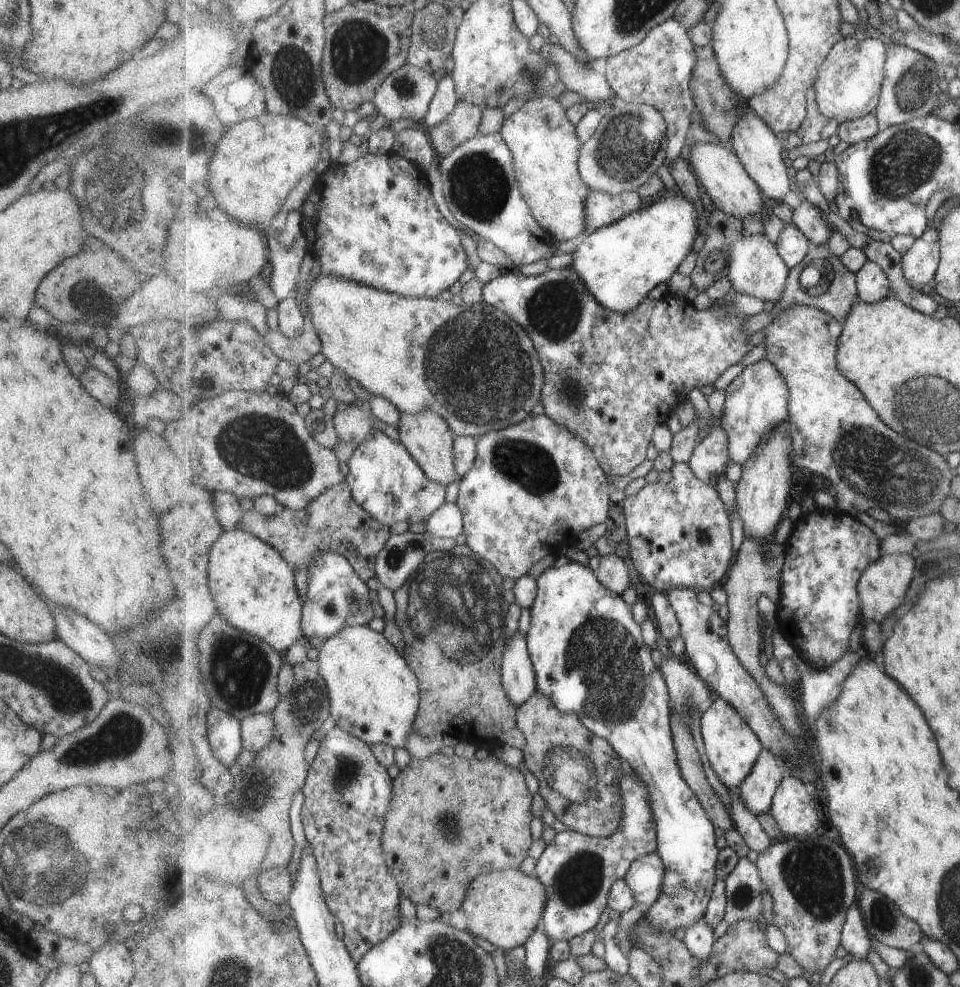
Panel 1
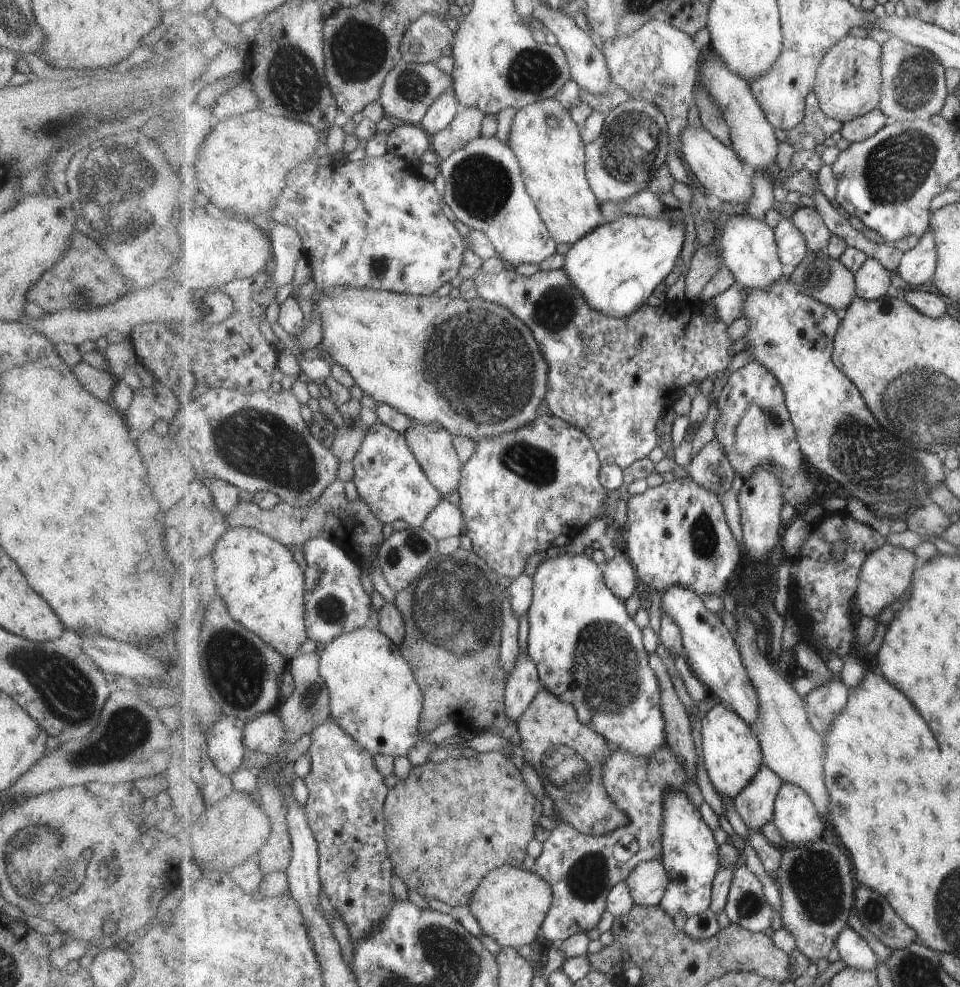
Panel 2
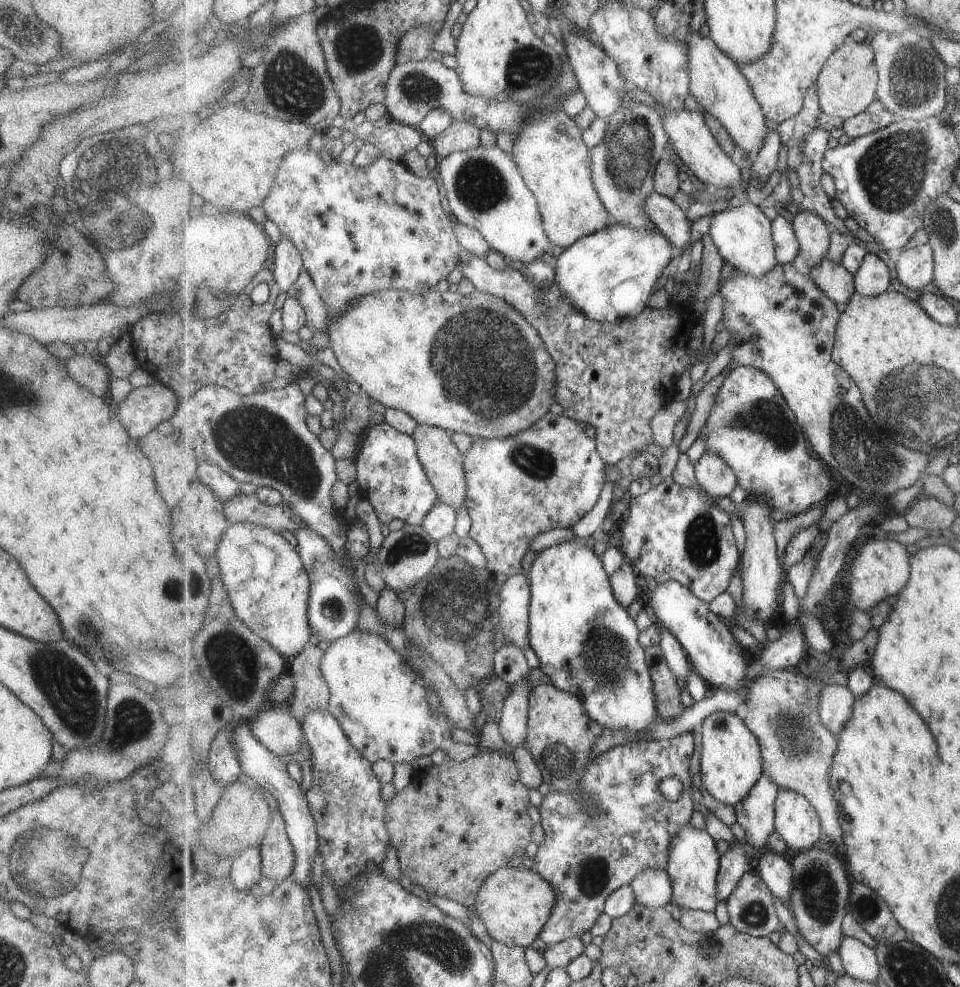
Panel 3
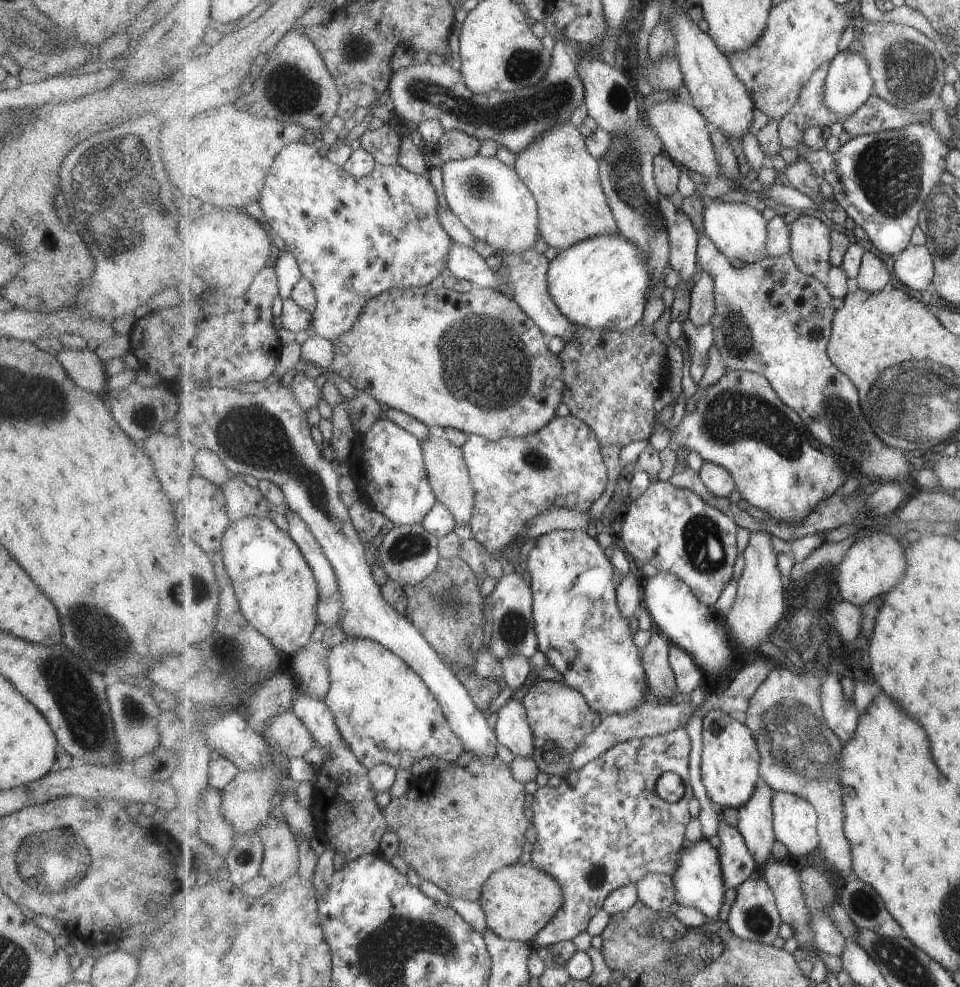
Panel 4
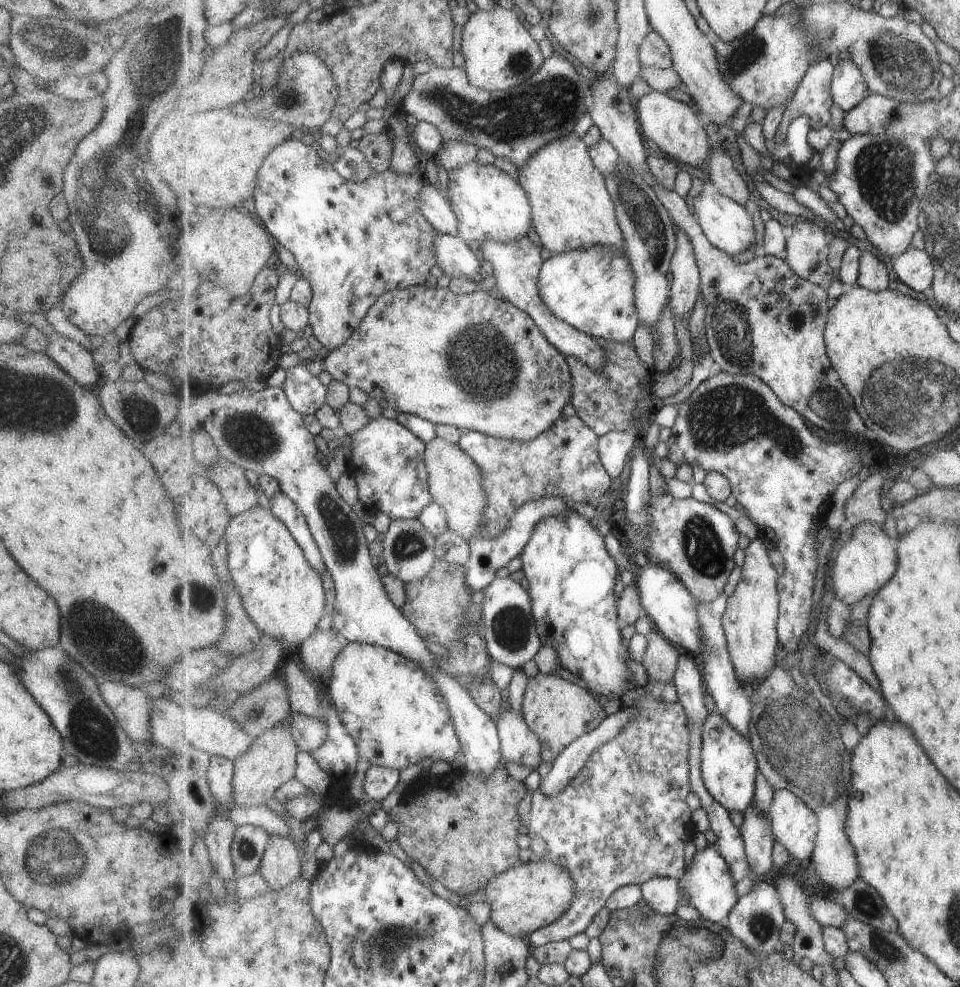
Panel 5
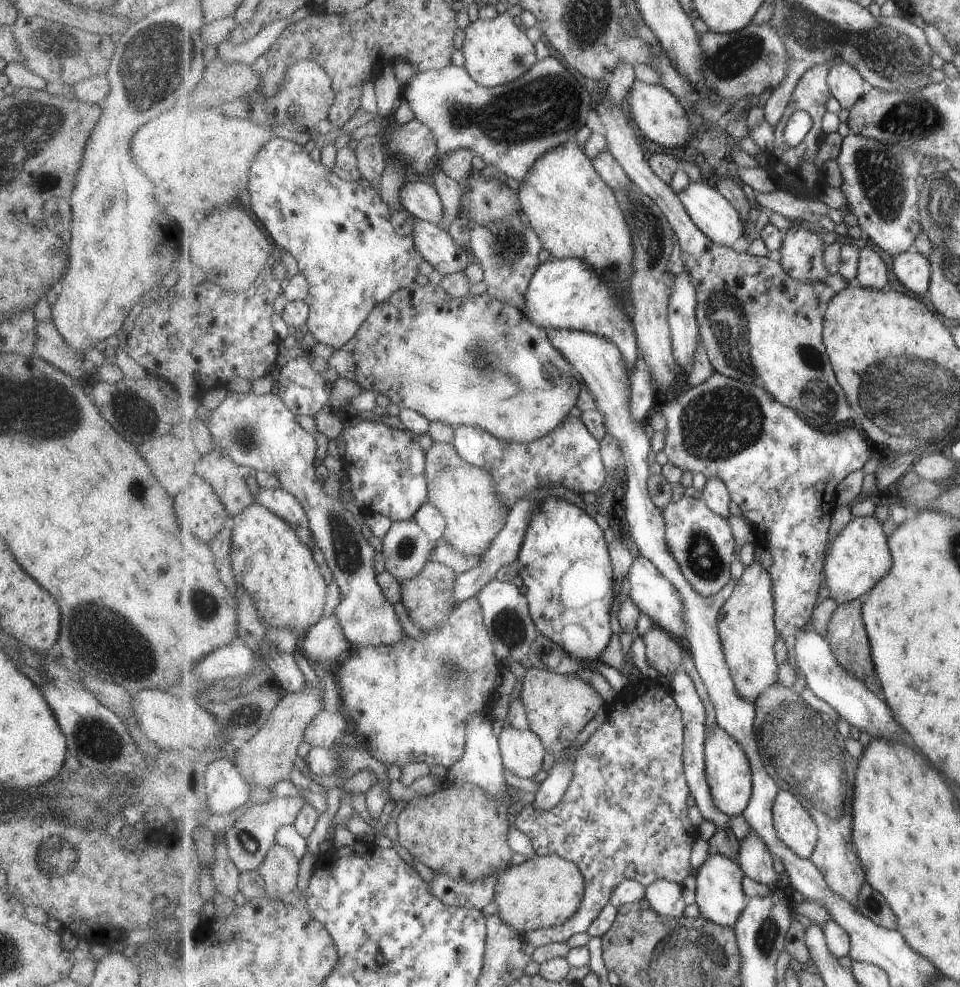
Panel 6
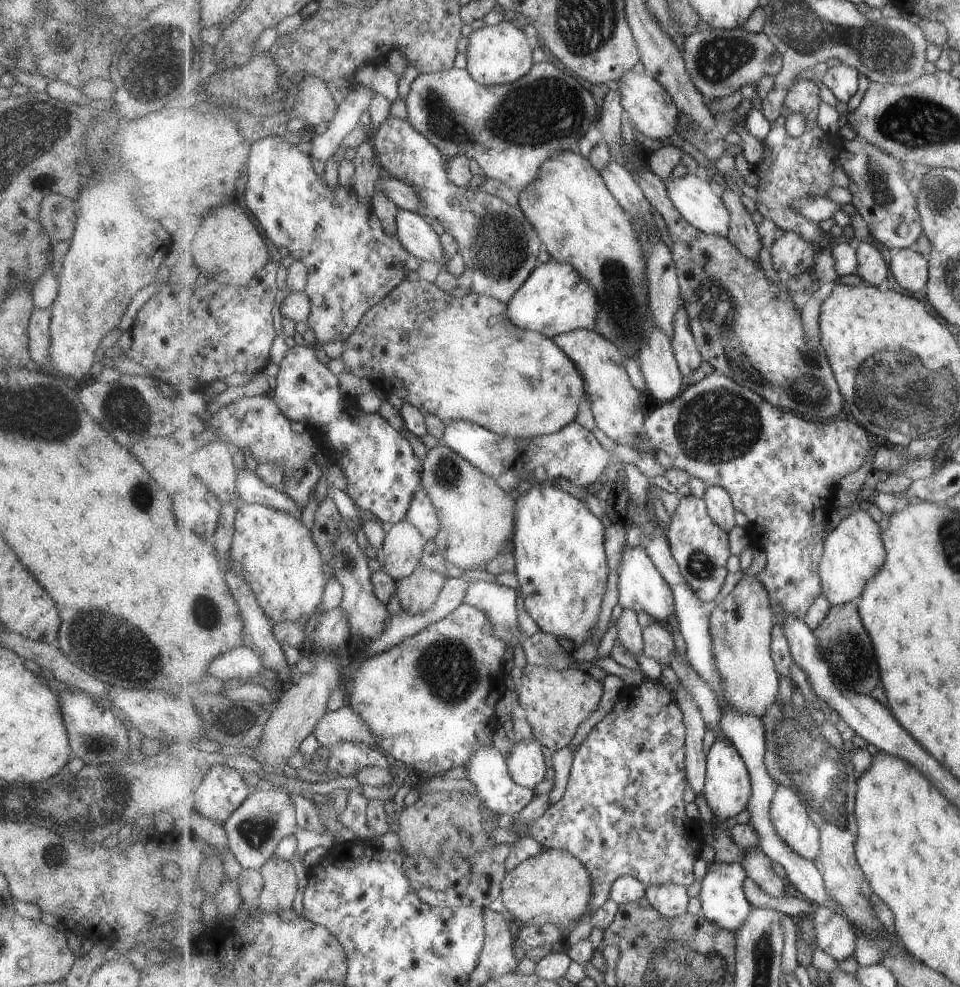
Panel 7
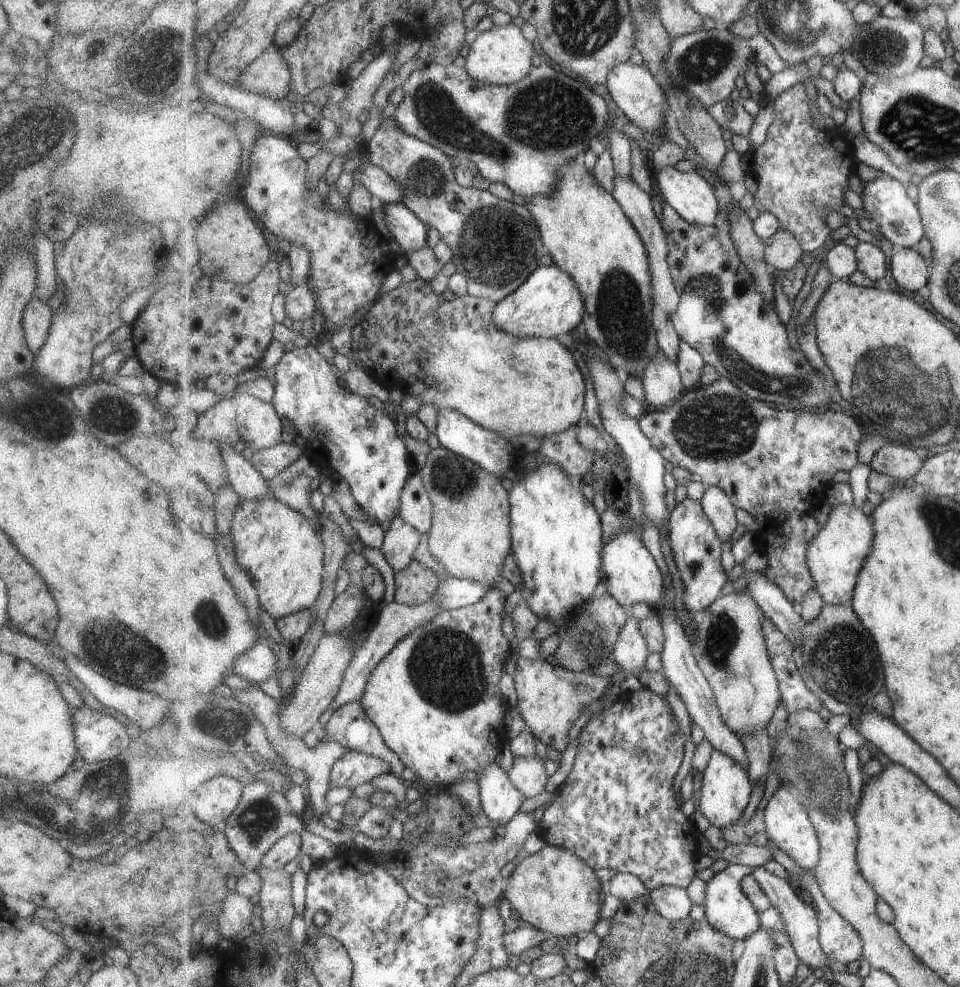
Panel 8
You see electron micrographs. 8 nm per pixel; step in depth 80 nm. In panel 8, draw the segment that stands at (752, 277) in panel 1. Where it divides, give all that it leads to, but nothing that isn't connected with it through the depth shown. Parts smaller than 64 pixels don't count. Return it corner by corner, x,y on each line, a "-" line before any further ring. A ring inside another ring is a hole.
676,166
663,167
660,171
655,170
657,192
661,192
661,198
668,200
668,203
679,212
685,220
691,224
701,225
702,227
719,226
721,222
721,204
715,197
713,186
707,182
701,174
696,171
683,172

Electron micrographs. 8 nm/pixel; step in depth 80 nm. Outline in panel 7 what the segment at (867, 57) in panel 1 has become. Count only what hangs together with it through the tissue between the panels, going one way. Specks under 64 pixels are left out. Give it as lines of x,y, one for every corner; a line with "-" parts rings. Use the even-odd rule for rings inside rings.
841,62
838,66
823,70
821,82
834,93
837,100
849,102
859,90
859,74
855,67

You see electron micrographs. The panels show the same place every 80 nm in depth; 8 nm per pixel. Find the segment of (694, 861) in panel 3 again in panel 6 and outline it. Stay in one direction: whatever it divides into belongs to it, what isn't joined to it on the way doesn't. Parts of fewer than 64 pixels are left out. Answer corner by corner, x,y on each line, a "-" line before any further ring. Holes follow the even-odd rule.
711,851
704,863
697,868
696,903
701,909
702,915
714,923
733,927
739,915
745,910
749,897
745,894
743,872
740,863
735,863
721,853

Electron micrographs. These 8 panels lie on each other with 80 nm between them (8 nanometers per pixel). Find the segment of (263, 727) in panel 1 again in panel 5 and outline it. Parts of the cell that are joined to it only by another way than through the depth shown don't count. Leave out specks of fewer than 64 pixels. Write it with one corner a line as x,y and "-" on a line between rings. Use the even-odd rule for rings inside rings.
301,713
293,715
288,724
299,750
310,754
326,741
330,731
327,722

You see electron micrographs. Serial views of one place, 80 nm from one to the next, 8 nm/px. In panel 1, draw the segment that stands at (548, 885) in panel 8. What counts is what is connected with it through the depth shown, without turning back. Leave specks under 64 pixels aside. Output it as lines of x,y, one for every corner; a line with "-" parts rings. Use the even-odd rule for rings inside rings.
513,867
491,871
473,879
467,887
464,903
460,906
467,917
466,929
487,940
503,952
524,946
529,937
543,923
542,916
548,901
546,886
535,874
523,874

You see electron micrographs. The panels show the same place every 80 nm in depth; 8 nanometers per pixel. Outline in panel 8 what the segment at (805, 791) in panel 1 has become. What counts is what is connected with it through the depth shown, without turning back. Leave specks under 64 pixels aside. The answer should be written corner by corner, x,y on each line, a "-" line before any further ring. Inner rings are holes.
783,785
772,795
764,810
764,828
772,843
788,852
802,867
813,870
820,863
821,844
809,812
790,785

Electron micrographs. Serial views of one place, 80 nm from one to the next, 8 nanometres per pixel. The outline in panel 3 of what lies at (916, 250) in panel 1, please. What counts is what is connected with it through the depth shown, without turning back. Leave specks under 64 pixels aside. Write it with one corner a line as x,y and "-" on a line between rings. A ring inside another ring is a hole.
929,243
912,249
903,249
895,264
900,282
914,292
934,282
936,265
937,256

